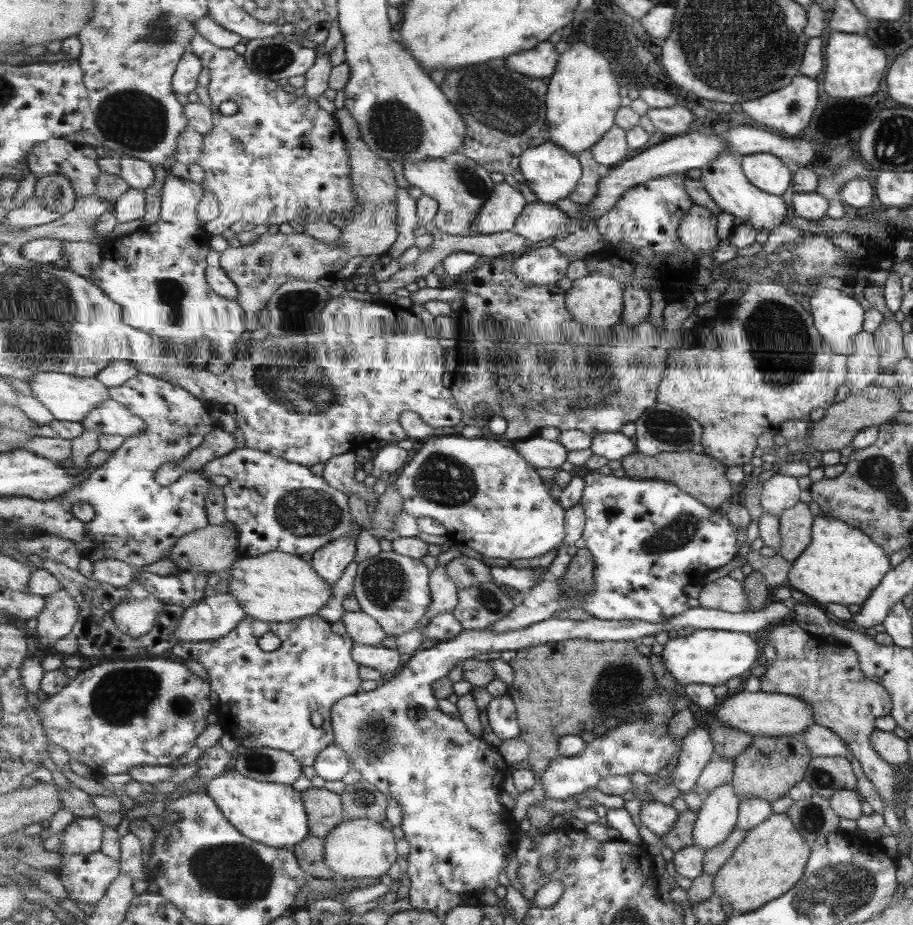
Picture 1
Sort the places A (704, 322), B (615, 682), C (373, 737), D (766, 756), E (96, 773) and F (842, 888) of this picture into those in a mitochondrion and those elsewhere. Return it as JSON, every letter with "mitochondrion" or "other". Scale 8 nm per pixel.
{"A":"other","B":"mitochondrion","C":"mitochondrion","D":"mitochondrion","E":"other","F":"mitochondrion"}

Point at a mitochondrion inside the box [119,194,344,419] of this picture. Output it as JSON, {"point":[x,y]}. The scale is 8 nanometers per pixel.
{"point":[296,390]}

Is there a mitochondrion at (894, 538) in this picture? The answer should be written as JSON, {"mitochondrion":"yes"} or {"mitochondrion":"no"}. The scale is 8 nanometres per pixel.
{"mitochondrion":"no"}

